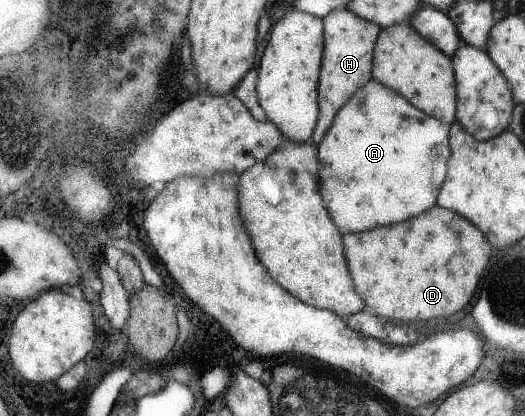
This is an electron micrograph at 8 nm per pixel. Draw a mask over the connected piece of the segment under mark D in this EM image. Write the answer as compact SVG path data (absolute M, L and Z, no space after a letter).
M432 207L426 215L408 219L406 223L346 235L346 259L350 259L350 277L354 279L354 287L358 287L358 295L366 299L366 305L378 317L410 323L448 317L460 311L478 289L478 281L492 257L490 244L484 232L468 219L448 209Z

